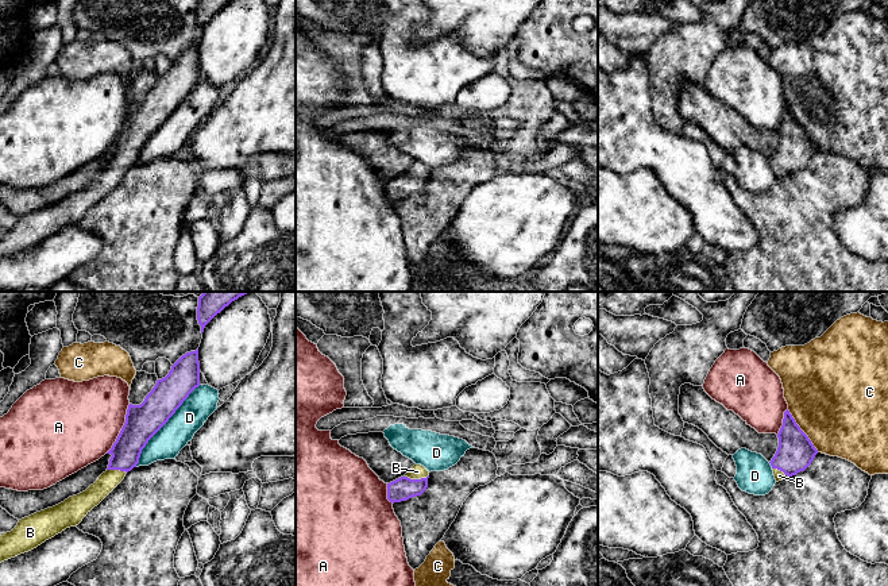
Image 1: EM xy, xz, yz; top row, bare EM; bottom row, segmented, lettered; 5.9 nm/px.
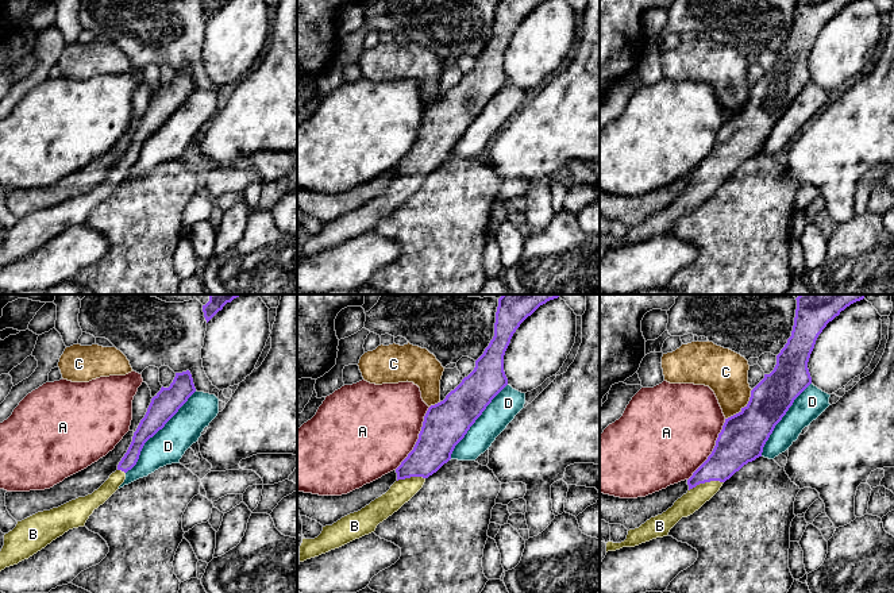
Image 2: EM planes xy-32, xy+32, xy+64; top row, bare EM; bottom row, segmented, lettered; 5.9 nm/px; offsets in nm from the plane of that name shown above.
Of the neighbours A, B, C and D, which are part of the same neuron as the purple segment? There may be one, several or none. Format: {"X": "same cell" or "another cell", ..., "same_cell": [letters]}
{"A": "another cell", "B": "same cell", "C": "another cell", "D": "another cell", "same_cell": ["B"]}

